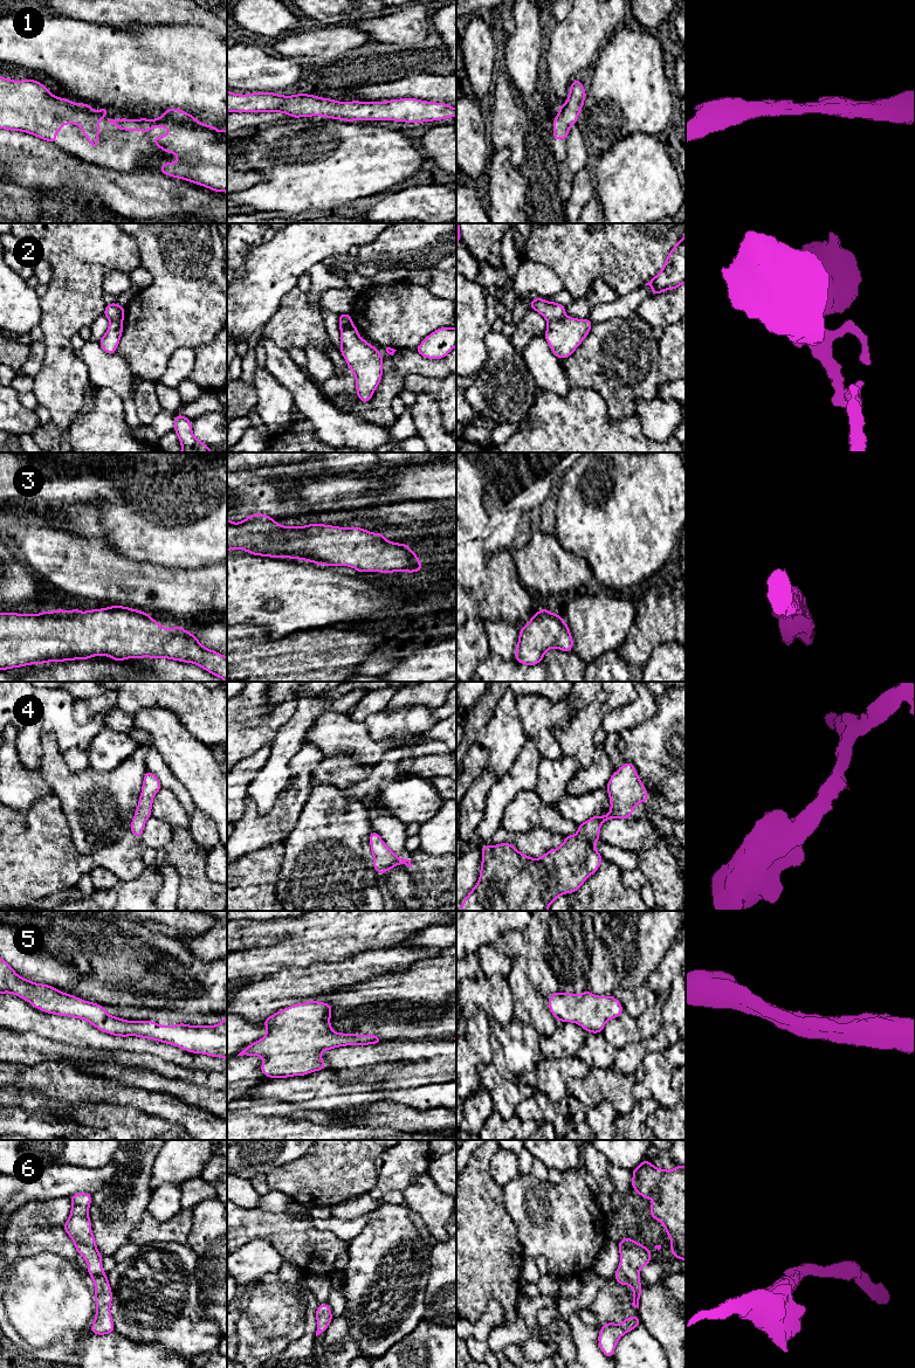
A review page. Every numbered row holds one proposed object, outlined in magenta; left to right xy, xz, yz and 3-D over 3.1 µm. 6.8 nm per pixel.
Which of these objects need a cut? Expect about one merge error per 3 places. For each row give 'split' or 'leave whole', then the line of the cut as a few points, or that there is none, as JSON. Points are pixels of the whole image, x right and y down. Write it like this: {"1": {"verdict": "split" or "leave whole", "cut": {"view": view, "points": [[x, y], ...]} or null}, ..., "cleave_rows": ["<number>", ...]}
{"1": {"verdict": "leave whole", "cut": null}, "2": {"verdict": "split", "cut": {"view": "yz", "points": [[564, 315], [548, 323]]}}, "3": {"verdict": "leave whole", "cut": null}, "4": {"verdict": "leave whole", "cut": null}, "5": {"verdict": "leave whole", "cut": null}, "6": {"verdict": "leave whole", "cut": null}, "cleave_rows": ["2"]}

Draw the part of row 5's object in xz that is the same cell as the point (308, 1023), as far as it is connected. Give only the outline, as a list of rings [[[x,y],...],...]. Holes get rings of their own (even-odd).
[[[310,1000],[308,1003],[301,1002],[275,1013],[262,1022],[267,1027],[267,1035],[245,1048],[238,1056],[262,1056],[263,1063],[260,1070],[264,1076],[289,1078],[305,1076],[318,1070],[328,1070],[321,1057],[324,1050],[345,1045],[378,1044],[383,1041],[383,1038],[372,1034],[335,1032],[329,1022],[332,1008],[329,1003]]]

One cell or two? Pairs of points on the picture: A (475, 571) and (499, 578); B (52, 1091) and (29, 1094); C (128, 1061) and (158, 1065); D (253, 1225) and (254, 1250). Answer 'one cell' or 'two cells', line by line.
A: two cells
B: two cells
C: one cell
D: two cells

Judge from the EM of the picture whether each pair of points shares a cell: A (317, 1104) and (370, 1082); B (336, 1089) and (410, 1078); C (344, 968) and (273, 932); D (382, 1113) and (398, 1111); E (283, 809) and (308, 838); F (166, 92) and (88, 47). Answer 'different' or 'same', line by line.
A: same
B: different
C: different
D: same
E: different
F: same

